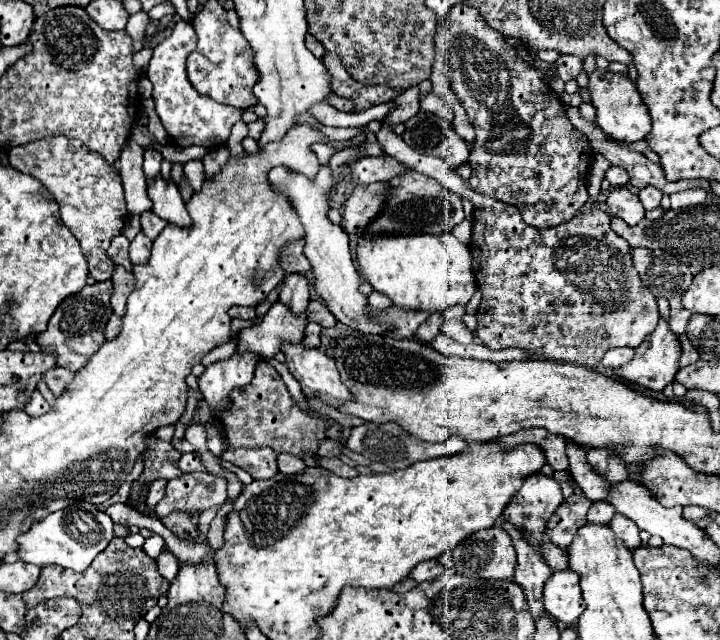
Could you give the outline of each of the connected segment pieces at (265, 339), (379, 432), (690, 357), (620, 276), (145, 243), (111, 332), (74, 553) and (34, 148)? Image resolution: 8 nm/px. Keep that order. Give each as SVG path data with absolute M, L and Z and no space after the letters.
M274 302L260 324L240 330L238 352L254 352L260 358L274 358L282 342L300 342L306 330L306 316L296 316L286 304Z
M368 422L368 424L362 424L358 428L352 428L352 434L346 442L346 446L352 450L352 452L358 452L362 456L366 456L368 460L374 460L374 462L384 462L386 466L390 468L408 468L410 464L414 462L420 462L420 460L430 460L430 458L438 458L438 456L452 456L452 454L458 454L462 452L468 442L460 440L458 436L456 438L448 438L446 442L442 444L432 444L432 442L424 442L424 440L418 440L416 436L408 434L406 430L402 430L400 426L388 422L388 424L374 424L374 422Z
M686 334L680 336L680 344L682 344L682 356L680 356L680 366L688 366L692 362L696 362L700 356L696 352L696 348L690 344L690 340L686 338Z
M382 120L378 130L378 142L382 144L384 152L394 156L398 162L428 174L442 182L454 194L468 198L474 204L474 218L472 218L472 270L482 290L482 302L478 306L478 330L476 336L492 350L502 348L522 348L542 358L550 360L564 360L570 364L584 364L584 368L596 368L606 350L616 346L630 346L638 348L648 334L654 332L660 314L656 296L642 286L642 280L632 264L630 244L616 236L610 228L610 216L598 208L584 208L572 220L546 230L536 230L524 224L522 214L500 200L486 198L474 190L470 190L468 182L460 178L454 170L446 168L444 160L434 156L424 156L412 150L402 136L394 134L390 124Z
M140 232L130 242L130 260L132 260L132 264L146 264L146 260L150 258L150 250L152 250L152 240L148 240L148 236L144 236L144 232Z
M116 314L108 320L106 330L104 330L104 334L106 334L106 338L108 338L108 340L114 340L114 338L120 334L120 324L122 324L122 318L120 318L120 316L116 316Z
M88 502L72 504L64 510L58 510L50 516L46 516L42 522L36 522L24 536L20 536L18 542L18 558L22 562L32 562L36 566L48 566L58 564L64 568L70 568L74 572L84 572L96 554L100 554L108 542L114 538L112 534L112 518L104 512L98 512L96 506Z
M64 136L42 138L8 150L10 164L22 174L40 180L60 206L60 220L80 242L94 280L110 280L116 264L106 256L108 244L126 222L126 200L120 174L100 154L88 150L80 140Z

